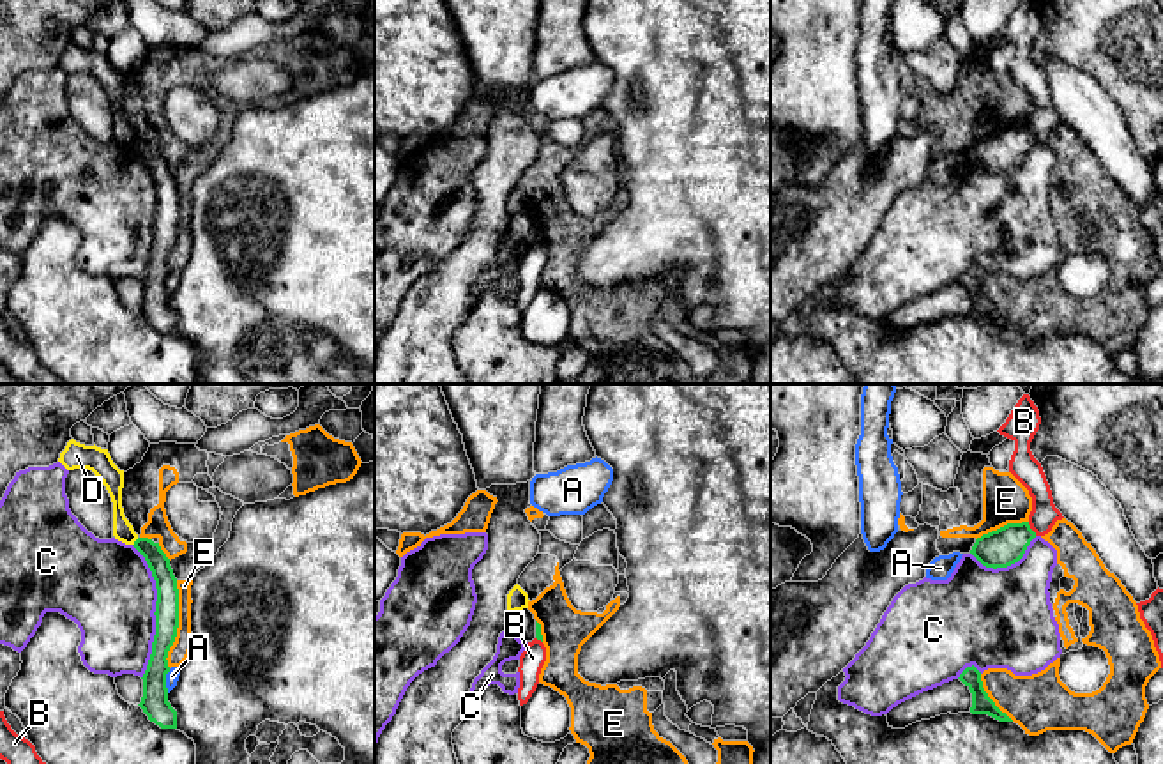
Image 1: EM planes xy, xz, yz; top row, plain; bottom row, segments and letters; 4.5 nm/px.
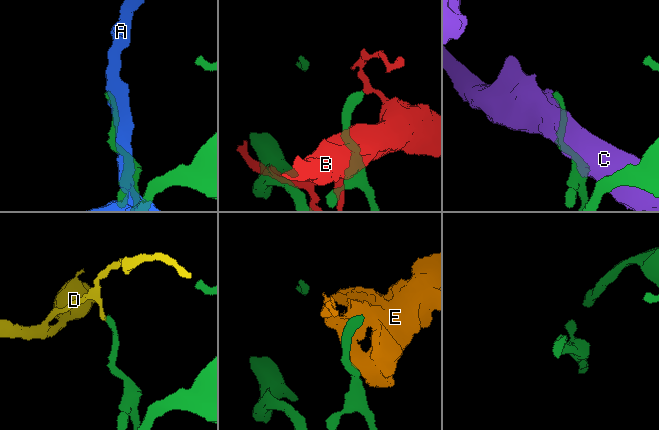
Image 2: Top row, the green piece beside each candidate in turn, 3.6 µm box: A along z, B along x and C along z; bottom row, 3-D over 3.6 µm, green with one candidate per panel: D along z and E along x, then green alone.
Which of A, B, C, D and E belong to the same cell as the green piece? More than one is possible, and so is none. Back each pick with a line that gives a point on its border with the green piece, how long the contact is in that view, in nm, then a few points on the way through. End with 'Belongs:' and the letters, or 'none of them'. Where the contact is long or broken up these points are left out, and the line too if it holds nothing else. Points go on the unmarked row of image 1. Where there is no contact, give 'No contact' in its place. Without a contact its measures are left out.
Belongs: none of them

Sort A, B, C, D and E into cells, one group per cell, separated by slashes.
A / B / C / D / E

